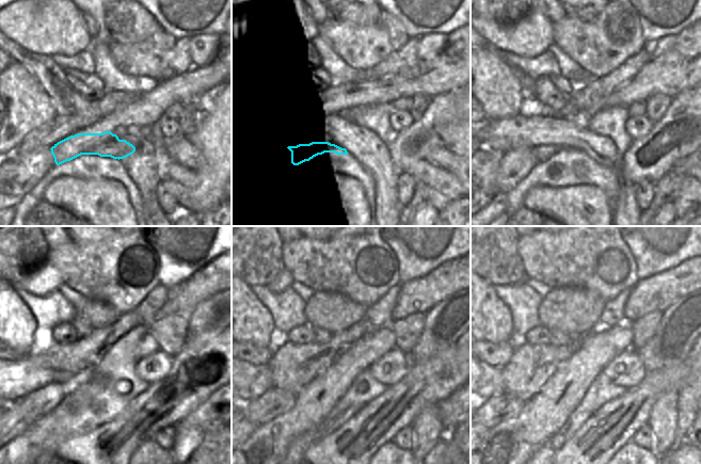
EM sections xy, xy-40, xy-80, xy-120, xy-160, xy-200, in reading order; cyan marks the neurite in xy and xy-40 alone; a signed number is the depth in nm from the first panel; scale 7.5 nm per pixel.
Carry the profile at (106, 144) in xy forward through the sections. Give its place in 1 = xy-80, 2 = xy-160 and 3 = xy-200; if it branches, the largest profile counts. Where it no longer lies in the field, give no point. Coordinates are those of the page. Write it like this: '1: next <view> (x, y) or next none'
1: next xy-80 (542, 153)
2: next xy-160 (274, 402)
3: next xy-200 (500, 408)

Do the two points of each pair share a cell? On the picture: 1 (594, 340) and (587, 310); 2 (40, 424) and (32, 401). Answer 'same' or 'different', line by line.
1: different
2: different

